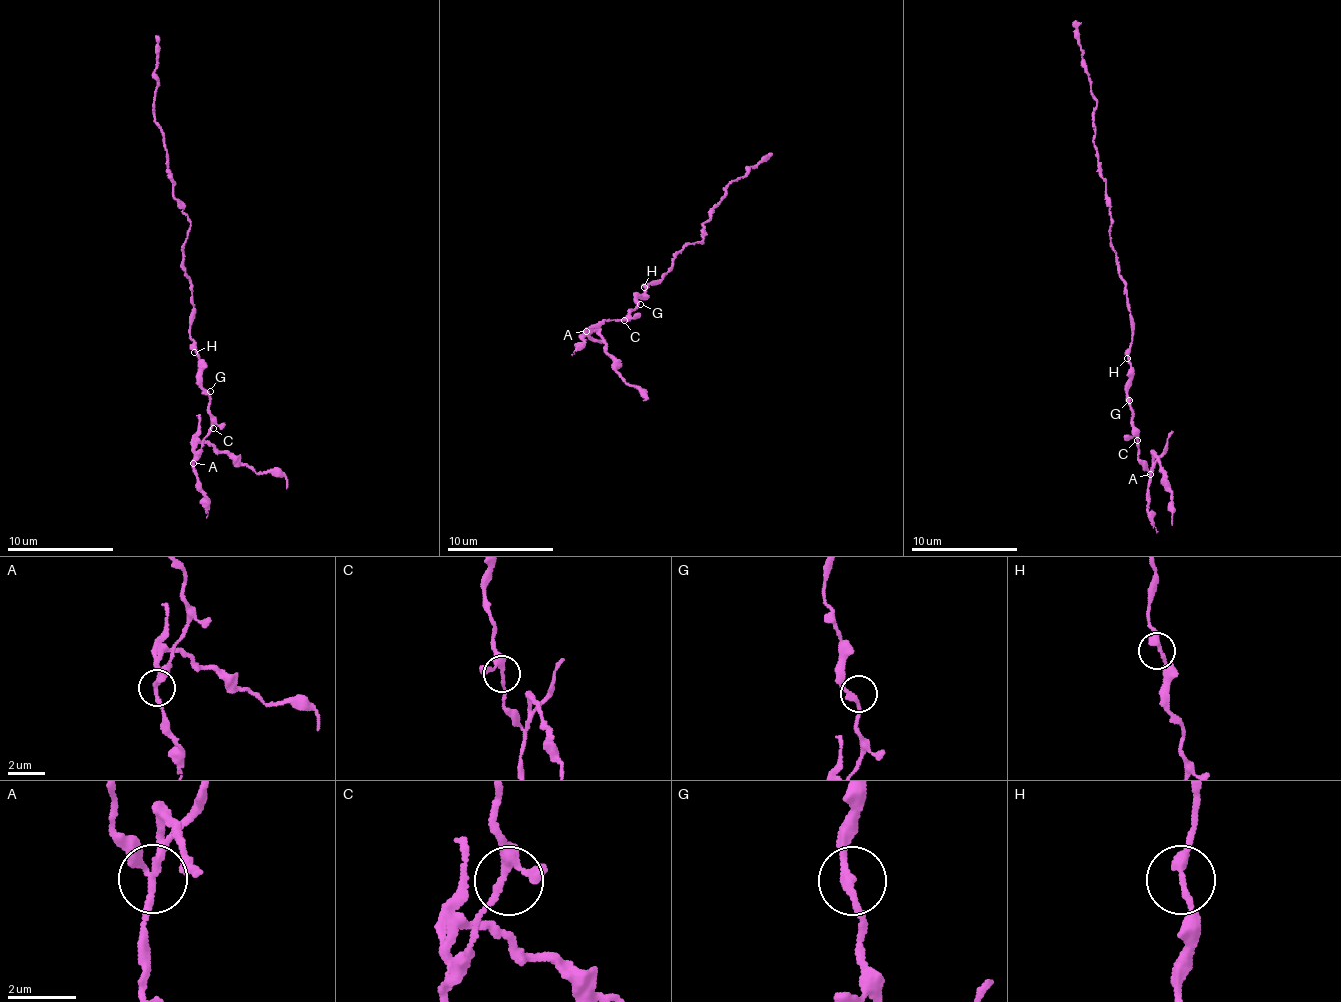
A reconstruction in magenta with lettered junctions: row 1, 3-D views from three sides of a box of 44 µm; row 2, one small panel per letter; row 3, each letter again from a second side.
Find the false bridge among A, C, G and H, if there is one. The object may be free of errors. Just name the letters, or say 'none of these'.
A

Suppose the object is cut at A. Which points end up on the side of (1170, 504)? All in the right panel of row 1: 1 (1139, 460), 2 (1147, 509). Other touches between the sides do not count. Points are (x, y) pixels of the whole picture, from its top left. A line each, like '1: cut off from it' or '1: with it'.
1: cut off from it
2: cut off from it

